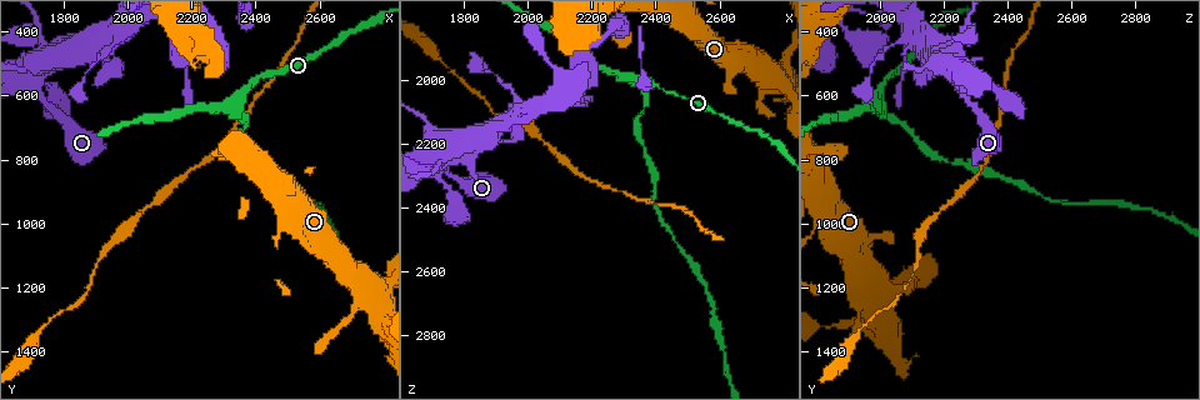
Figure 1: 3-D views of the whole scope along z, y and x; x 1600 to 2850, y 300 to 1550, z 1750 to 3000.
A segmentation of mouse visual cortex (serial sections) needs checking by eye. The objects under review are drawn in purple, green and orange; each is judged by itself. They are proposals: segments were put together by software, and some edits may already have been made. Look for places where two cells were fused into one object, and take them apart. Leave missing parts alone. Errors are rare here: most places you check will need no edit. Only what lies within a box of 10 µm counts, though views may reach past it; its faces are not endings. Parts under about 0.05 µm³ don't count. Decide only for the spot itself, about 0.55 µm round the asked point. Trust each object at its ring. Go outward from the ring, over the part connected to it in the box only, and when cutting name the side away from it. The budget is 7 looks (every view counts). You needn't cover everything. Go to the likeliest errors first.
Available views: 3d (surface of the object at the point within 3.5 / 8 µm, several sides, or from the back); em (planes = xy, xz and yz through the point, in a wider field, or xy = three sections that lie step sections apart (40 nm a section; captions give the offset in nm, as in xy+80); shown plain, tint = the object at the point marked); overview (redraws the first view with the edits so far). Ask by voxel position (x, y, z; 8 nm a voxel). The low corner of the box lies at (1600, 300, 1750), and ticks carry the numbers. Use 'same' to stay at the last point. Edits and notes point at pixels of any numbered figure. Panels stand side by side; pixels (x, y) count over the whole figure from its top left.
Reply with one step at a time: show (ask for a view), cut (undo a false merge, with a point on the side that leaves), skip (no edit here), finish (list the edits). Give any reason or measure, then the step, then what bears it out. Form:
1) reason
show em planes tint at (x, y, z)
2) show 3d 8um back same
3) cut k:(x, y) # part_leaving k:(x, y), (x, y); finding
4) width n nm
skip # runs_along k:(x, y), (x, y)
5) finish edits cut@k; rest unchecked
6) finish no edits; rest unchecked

two arms in line, one across
show 3d 8um back at (2360, 610, 2000)

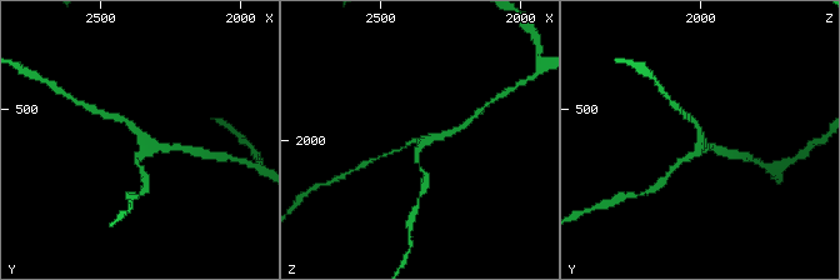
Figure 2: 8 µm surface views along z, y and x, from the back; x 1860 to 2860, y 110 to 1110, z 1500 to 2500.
arms 3; arm_widths 150, 150, 200 nm
show em xy step 5 tint same

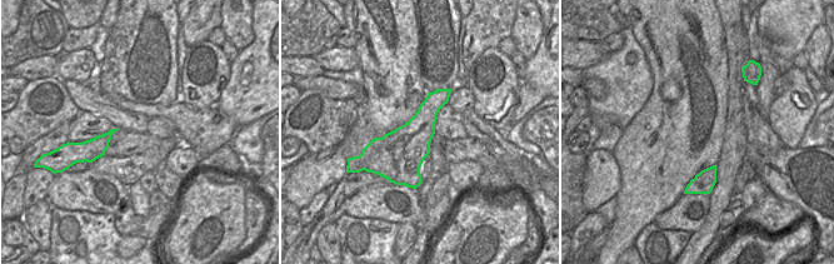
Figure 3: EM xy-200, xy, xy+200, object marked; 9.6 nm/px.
skip # runs_along 2:(115, 118), (140, 139), (136, 161); one cell here

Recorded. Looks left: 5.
narrows sharply
show 3d 3.5um at (1720, 390, 2260)

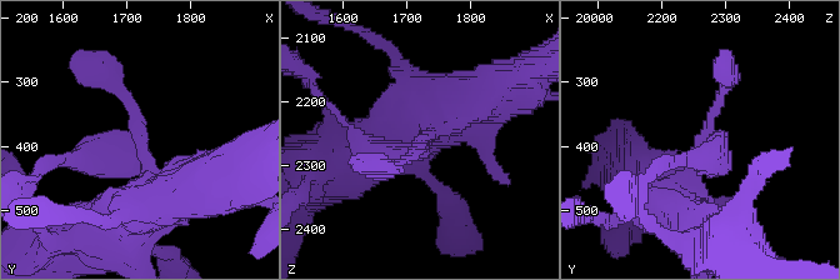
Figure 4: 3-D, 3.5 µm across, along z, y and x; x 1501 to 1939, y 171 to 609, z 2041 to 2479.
arms 3; arm_widths 150, 350, 700 nm; now the EM
show em planes tint at (1725, 390, 2265)

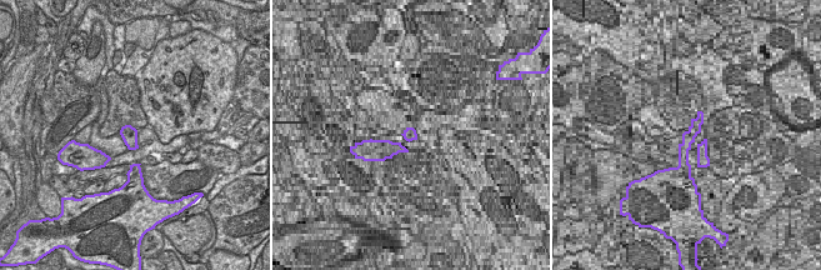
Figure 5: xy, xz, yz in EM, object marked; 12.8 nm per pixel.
width 220 nm
skip # runs_along 4:(138, 210), (141, 141), (76, 160); continuous, no second cell

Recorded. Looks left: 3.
looks like a crossing
show 3d 3.5um at (2760, 1200, 1980)

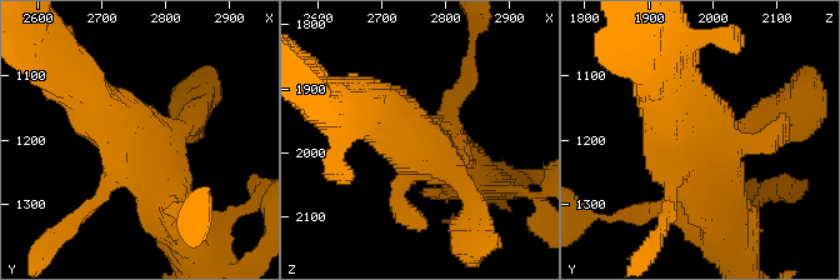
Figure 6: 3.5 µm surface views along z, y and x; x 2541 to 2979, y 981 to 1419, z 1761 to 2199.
show em xy step 3 tint at (2760, 1200, 1980)

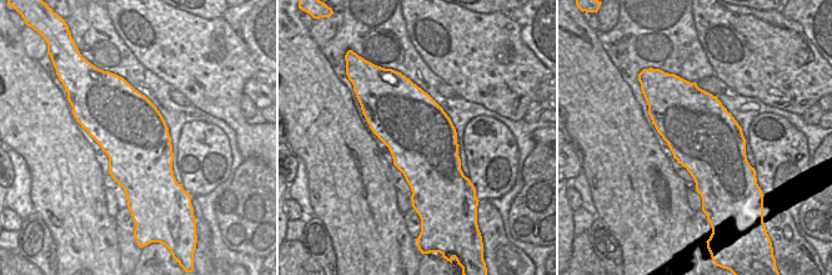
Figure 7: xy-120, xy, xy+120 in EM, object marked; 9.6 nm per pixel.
width 650 nm
skip # runs_along 6:(71, 73), (148, 145), (163, 188); all the same cell

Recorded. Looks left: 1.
finish no edits; rest unchecked

